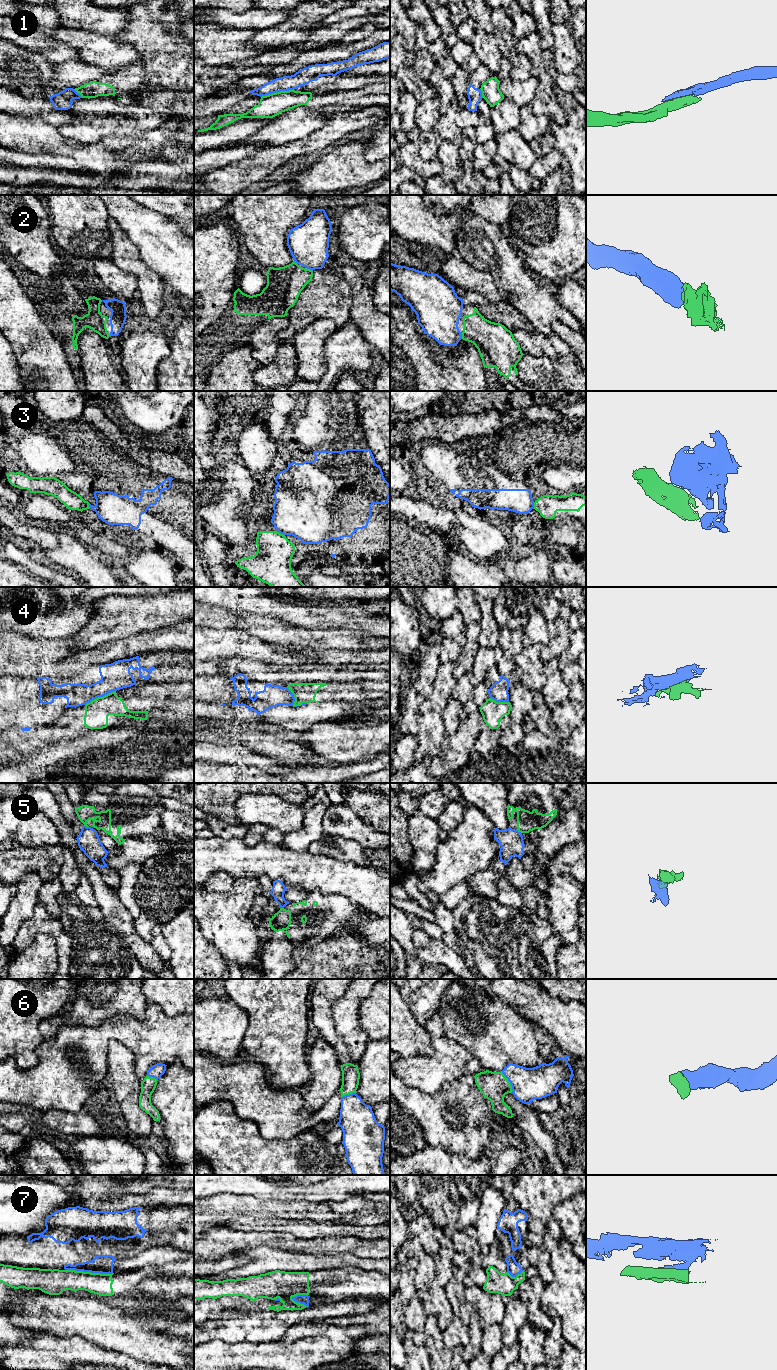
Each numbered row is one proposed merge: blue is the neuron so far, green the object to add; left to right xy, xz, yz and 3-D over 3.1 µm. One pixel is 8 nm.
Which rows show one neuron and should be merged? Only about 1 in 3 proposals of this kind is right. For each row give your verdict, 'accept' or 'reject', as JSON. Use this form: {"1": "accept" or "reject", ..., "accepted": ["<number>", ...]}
{"1": "reject", "2": "accept", "3": "reject", "4": "reject", "5": "reject", "6": "accept", "7": "reject", "accepted": ["2", "6"]}

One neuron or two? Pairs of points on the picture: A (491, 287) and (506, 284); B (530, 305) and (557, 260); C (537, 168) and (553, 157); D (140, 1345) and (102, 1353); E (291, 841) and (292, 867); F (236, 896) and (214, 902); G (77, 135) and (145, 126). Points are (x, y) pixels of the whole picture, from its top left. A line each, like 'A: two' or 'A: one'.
A: two
B: two
C: one
D: two
E: two
F: one
G: one

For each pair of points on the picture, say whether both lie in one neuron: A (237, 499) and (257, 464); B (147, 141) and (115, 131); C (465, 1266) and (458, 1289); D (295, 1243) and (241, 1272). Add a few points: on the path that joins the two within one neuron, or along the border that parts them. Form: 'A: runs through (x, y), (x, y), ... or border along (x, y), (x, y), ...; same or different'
A: border along (248, 469), (254, 474); different
B: border along (138, 134), (110, 136), (103, 140); different
C: runs through (459, 1272), (458, 1283); same
D: border along (267, 1244), (273, 1248), (301, 1251), (306, 1254); different

